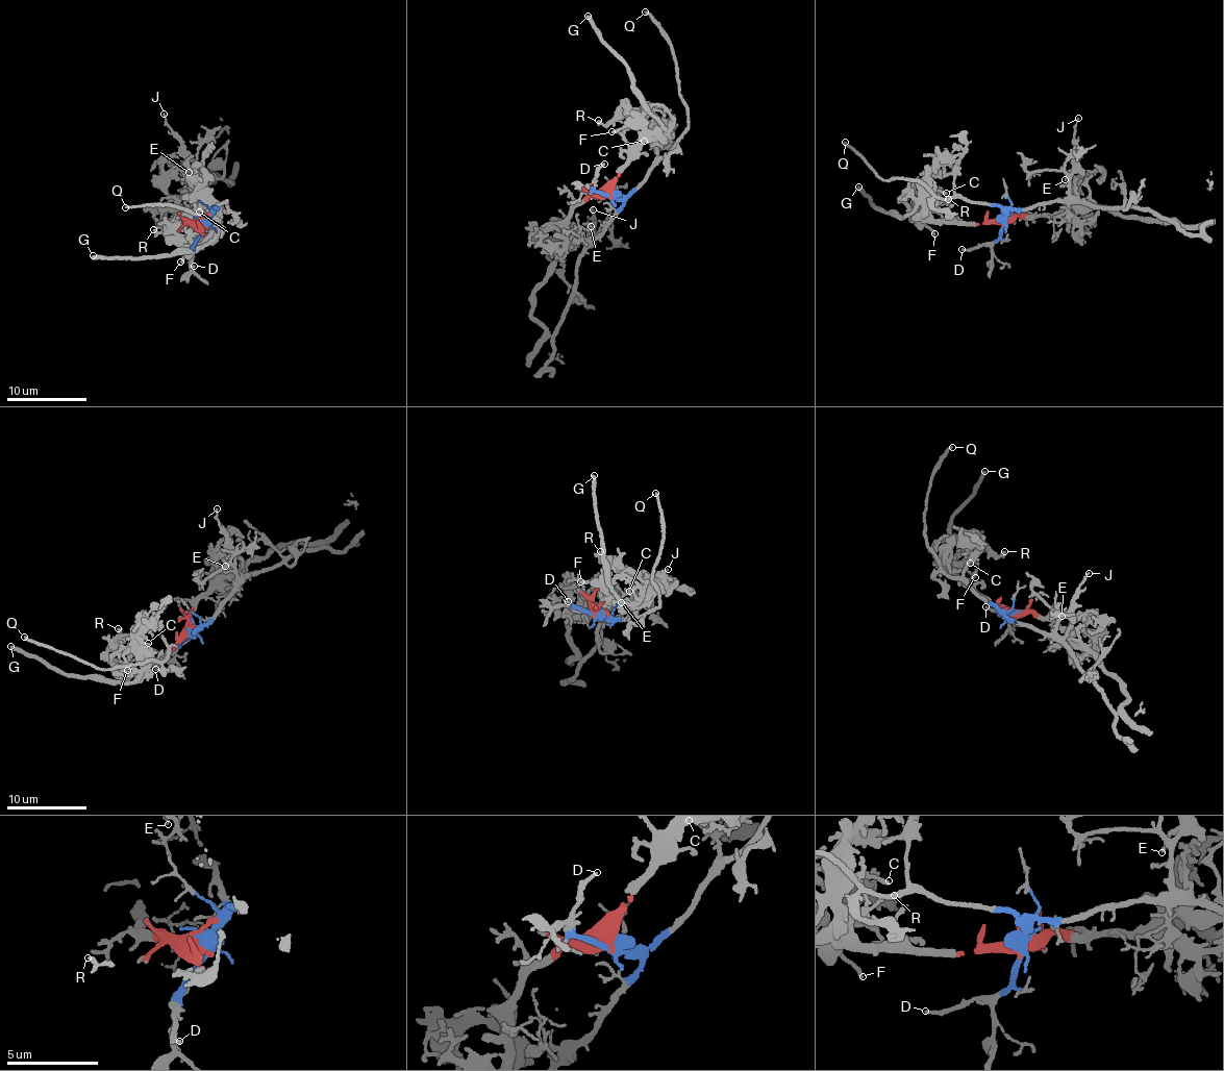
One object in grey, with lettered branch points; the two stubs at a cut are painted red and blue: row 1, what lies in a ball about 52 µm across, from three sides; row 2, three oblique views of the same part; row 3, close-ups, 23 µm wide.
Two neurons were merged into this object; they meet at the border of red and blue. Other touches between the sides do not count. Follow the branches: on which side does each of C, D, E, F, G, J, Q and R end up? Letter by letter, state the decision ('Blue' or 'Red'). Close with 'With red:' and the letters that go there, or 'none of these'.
C: Red
D: Blue
E: Blue
F: Red
G: Red
J: Blue
Q: Blue
R: Red
With red: C, F, G, R

